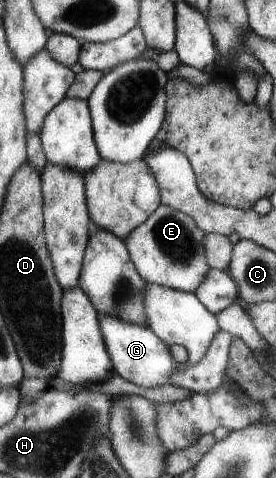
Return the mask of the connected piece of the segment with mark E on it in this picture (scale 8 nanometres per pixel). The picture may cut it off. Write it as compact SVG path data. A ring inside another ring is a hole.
M162 204L124 241L138 272L148 284L196 293L213 270L206 252L206 238L207 234L198 227L197 220L192 215Z

